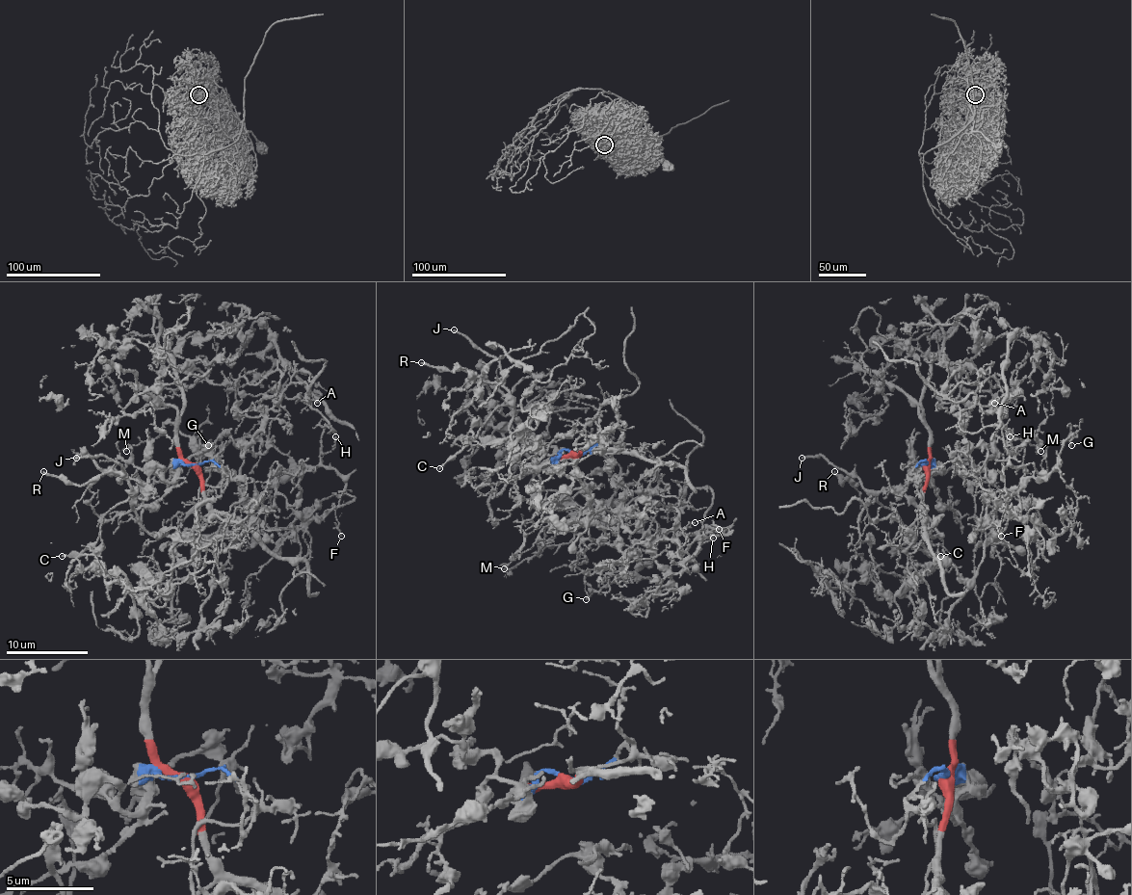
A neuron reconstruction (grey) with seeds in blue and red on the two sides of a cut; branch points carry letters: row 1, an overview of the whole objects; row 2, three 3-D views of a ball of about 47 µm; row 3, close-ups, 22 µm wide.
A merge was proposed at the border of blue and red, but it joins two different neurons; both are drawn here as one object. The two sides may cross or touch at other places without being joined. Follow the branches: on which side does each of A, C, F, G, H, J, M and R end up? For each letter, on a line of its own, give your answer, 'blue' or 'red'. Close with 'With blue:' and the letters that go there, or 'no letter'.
A: blue
C: red
F: blue
G: blue
H: blue
J: red
M: blue
R: red
With blue: A, F, G, H, M

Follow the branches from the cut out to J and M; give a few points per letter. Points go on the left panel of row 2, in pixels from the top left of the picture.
J: (197, 464), (209, 512), (188, 534), (151, 534), (133, 510), (135, 486), (122, 468), (104, 456), (75, 459)
M: (197, 464), (288, 503), (333, 432), (304, 382), (242, 411), (278, 370), (237, 479), (168, 423), (126, 450)

